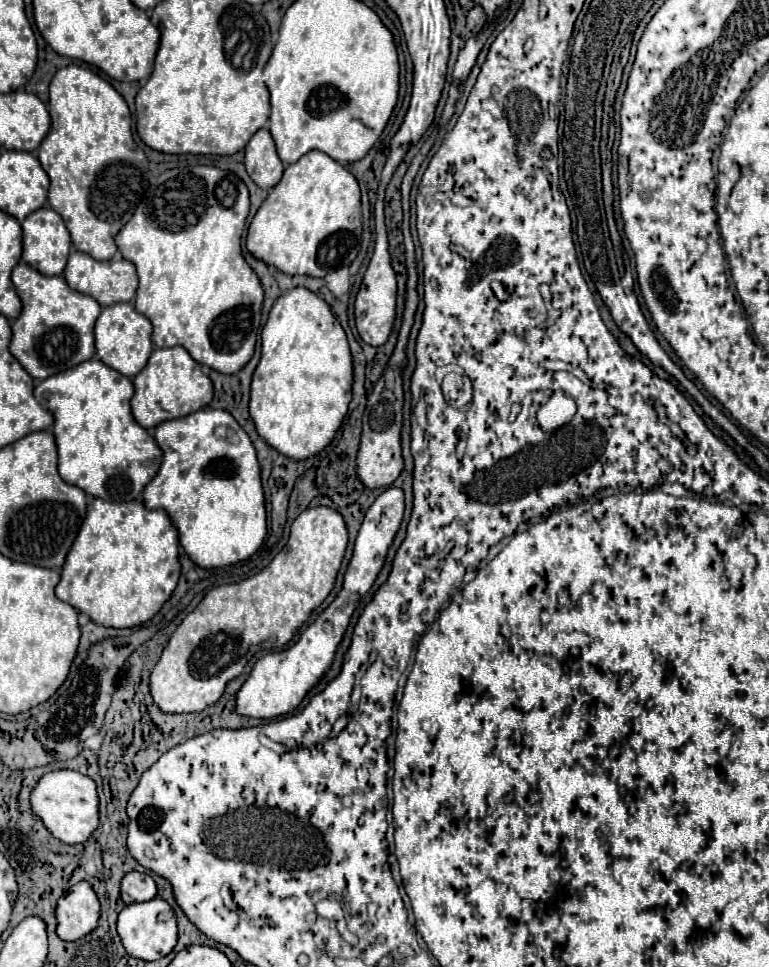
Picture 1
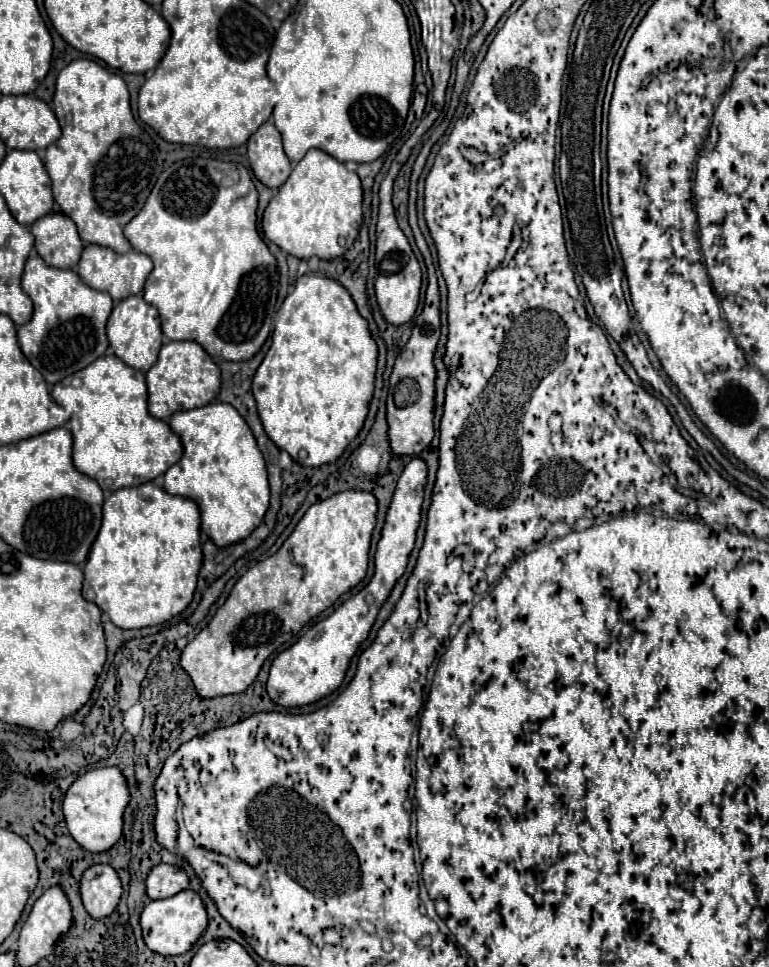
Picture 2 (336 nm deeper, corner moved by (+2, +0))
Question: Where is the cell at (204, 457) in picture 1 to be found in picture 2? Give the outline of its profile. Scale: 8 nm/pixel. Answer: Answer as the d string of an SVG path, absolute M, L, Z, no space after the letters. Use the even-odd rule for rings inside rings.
M215 402L175 412L169 418L169 426L175 434L179 434L185 452L183 458L167 470L163 488L169 494L197 502L201 510L201 530L207 536L213 536L217 544L245 540L245 536L261 524L269 508L265 460L247 422L231 404Z

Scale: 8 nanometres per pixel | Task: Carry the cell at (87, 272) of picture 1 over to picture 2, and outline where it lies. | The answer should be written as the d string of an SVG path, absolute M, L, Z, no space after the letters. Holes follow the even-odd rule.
M95 244L85 246L83 256L79 260L79 276L85 280L85 284L89 284L95 290L107 292L113 300L123 300L123 298L141 294L151 270L153 270L151 258L141 252L129 250L125 254L117 254L111 248L103 248L103 246L95 246Z

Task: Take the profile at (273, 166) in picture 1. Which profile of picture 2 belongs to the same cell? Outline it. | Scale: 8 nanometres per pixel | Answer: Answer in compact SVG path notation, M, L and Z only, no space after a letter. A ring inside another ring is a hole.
M267 120L247 142L247 156L253 174L269 188L279 188L291 174L289 158L283 152L281 134L273 120Z

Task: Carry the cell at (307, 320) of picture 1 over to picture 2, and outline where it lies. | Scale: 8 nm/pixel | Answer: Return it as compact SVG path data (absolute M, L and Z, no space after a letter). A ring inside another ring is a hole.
M305 274L281 304L273 320L271 348L253 378L253 396L267 436L305 467L317 468L335 462L359 434L369 412L375 388L377 344L367 320L359 314L349 290L333 278Z

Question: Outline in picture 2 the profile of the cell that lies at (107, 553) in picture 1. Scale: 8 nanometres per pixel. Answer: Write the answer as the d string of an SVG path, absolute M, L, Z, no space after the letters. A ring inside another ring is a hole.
M147 482L141 486L121 488L103 504L103 524L83 566L85 586L93 590L93 602L109 614L119 628L157 626L181 614L193 600L197 578L203 562L201 550L201 516L191 498L171 496L161 486Z

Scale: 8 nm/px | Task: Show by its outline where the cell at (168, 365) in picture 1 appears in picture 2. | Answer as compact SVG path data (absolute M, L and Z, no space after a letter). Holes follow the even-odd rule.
M193 340L183 342L167 342L155 366L147 372L147 388L149 388L149 414L159 420L169 420L175 410L191 410L205 406L215 400L221 386L221 370L213 362L213 358Z

